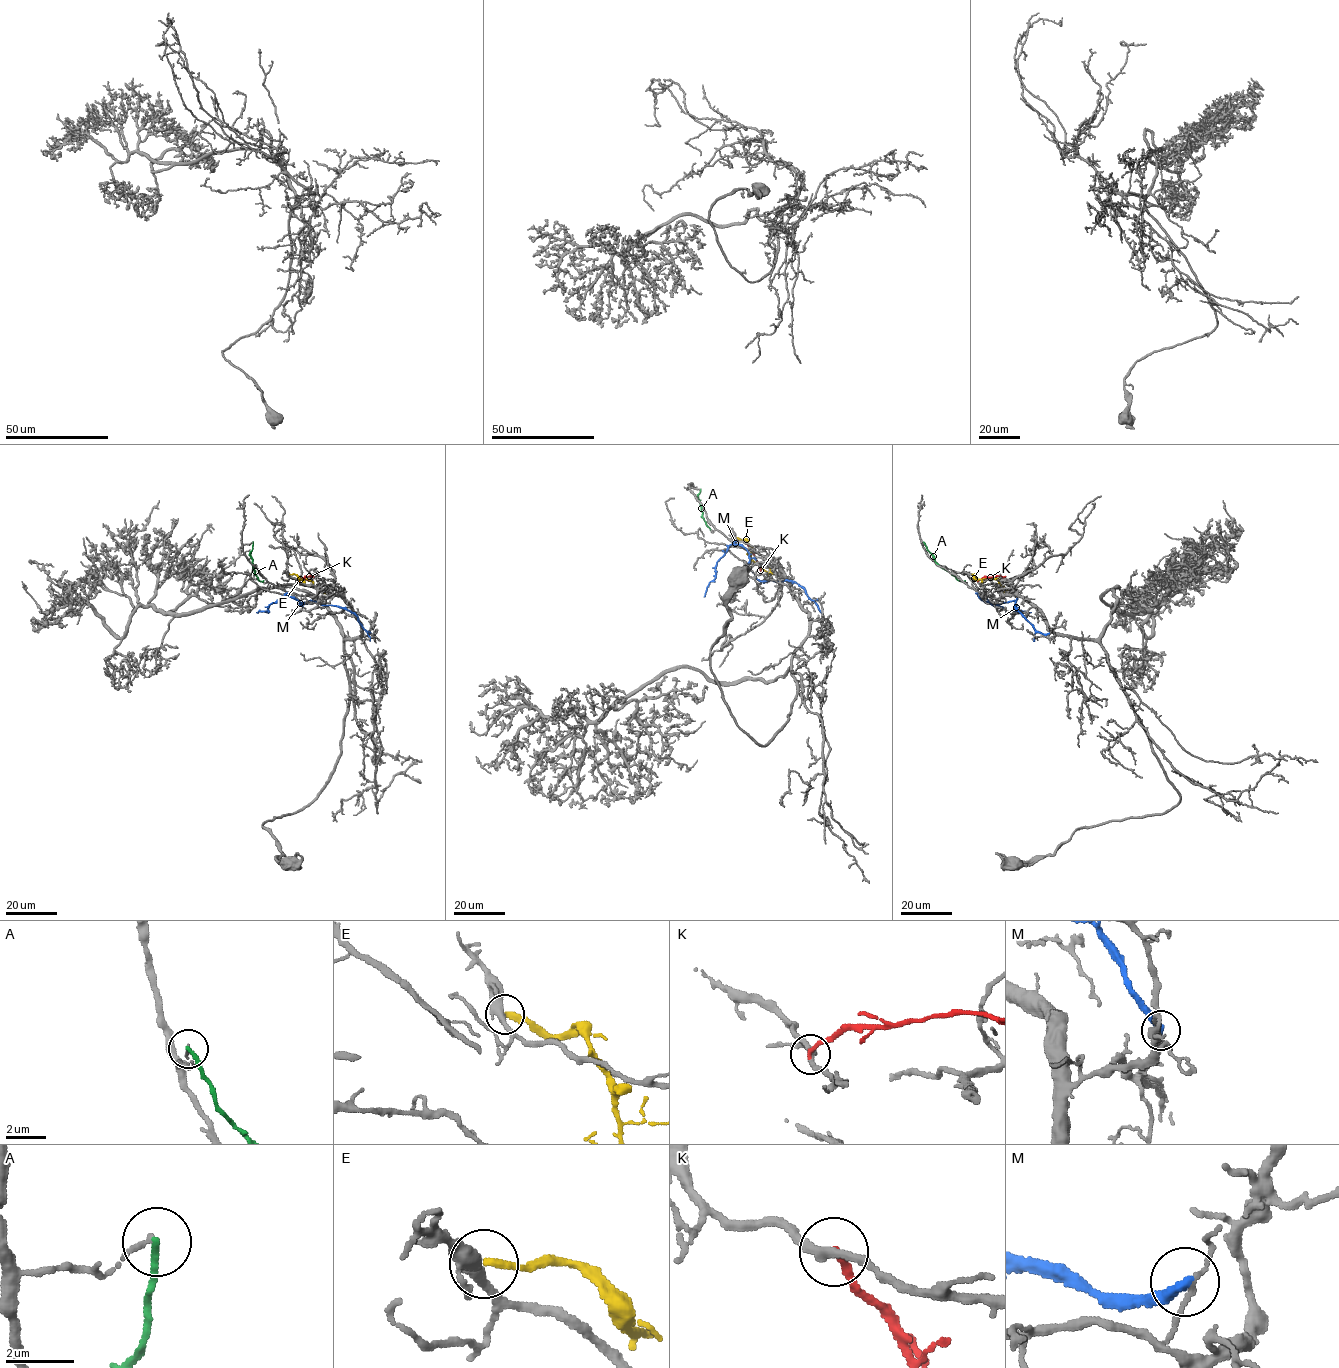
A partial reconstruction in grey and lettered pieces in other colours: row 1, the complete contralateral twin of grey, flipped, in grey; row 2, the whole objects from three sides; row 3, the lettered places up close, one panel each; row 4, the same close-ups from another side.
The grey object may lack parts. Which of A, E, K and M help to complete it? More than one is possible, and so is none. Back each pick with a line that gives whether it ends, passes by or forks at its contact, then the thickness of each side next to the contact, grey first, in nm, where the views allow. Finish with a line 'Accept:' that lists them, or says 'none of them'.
Accept: none of them

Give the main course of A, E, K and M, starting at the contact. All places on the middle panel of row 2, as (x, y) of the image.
A: (701, 489), (697, 498), (702, 517), (711, 530)
E: (736, 537), (747, 541), (752, 560), (765, 570), (775, 574)
K: (747, 543), (760, 571)
M: (823, 614), (794, 581), (758, 580), (747, 565), (748, 552), (736, 544), (717, 562), (716, 577), (704, 596)

